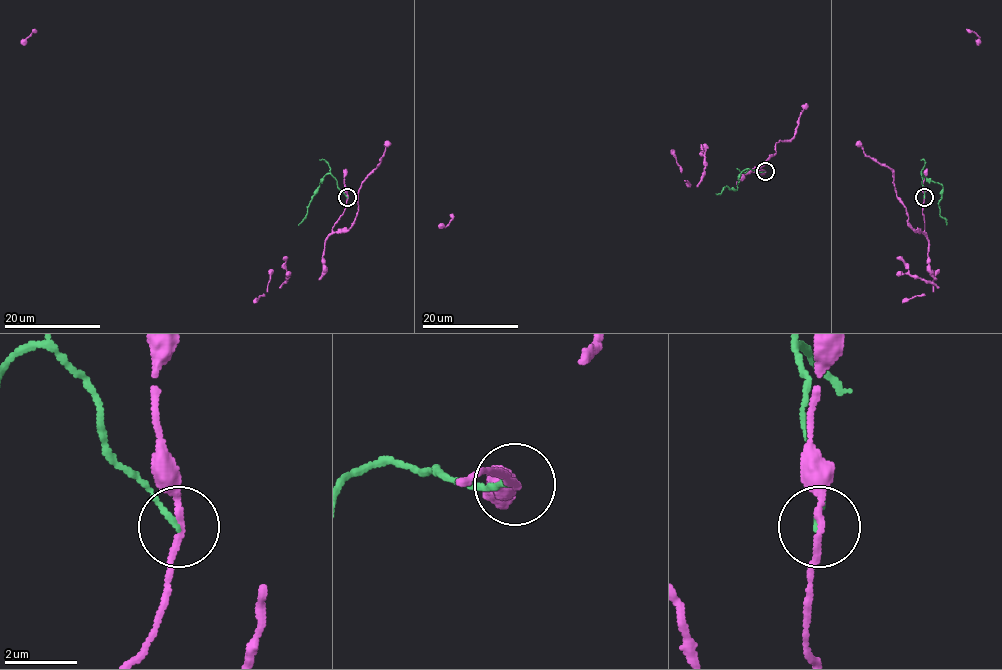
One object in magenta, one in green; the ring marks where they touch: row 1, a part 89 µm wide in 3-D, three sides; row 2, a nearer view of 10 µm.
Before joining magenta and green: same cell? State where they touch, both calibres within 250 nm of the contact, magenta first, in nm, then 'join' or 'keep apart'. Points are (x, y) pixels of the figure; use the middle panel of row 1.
place (765, 171); calibres 180 and 150 nm; keep apart

